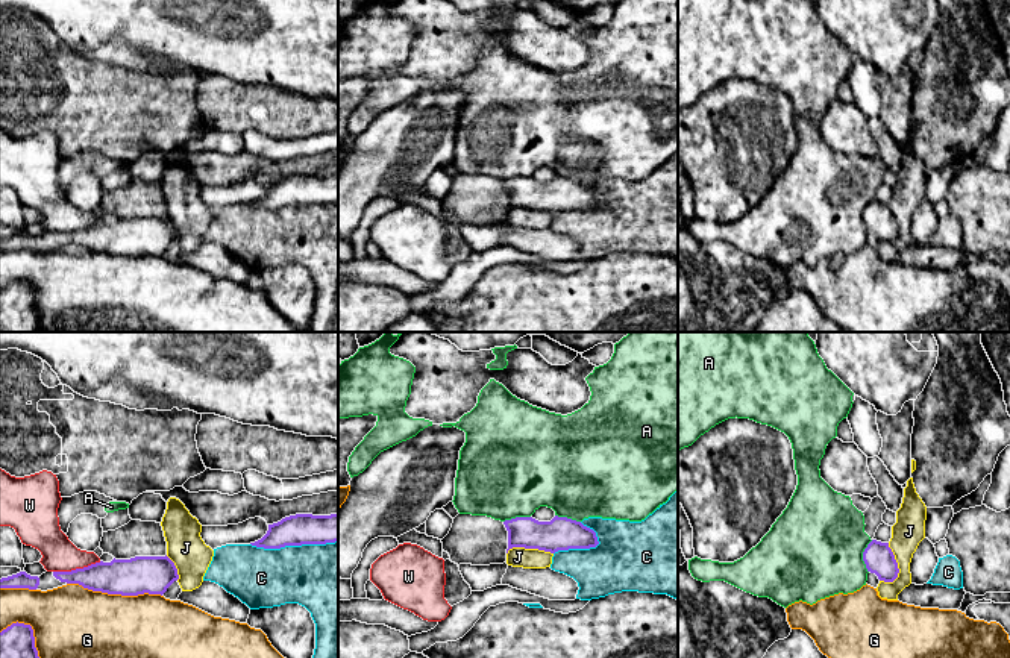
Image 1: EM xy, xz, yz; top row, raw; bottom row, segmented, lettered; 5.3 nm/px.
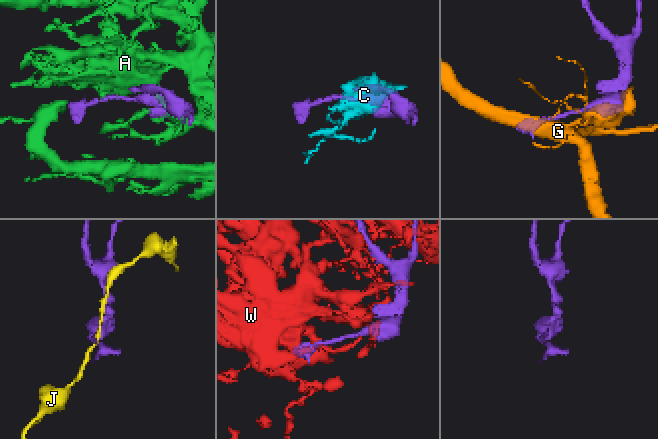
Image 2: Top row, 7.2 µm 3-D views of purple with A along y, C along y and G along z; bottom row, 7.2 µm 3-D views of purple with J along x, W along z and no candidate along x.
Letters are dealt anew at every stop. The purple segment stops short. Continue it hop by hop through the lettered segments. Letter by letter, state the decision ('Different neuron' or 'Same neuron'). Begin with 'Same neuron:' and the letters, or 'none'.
Same neuron: none
A: Different neuron
C: Different neuron
G: Different neuron
J: Different neuron
W: Different neuron

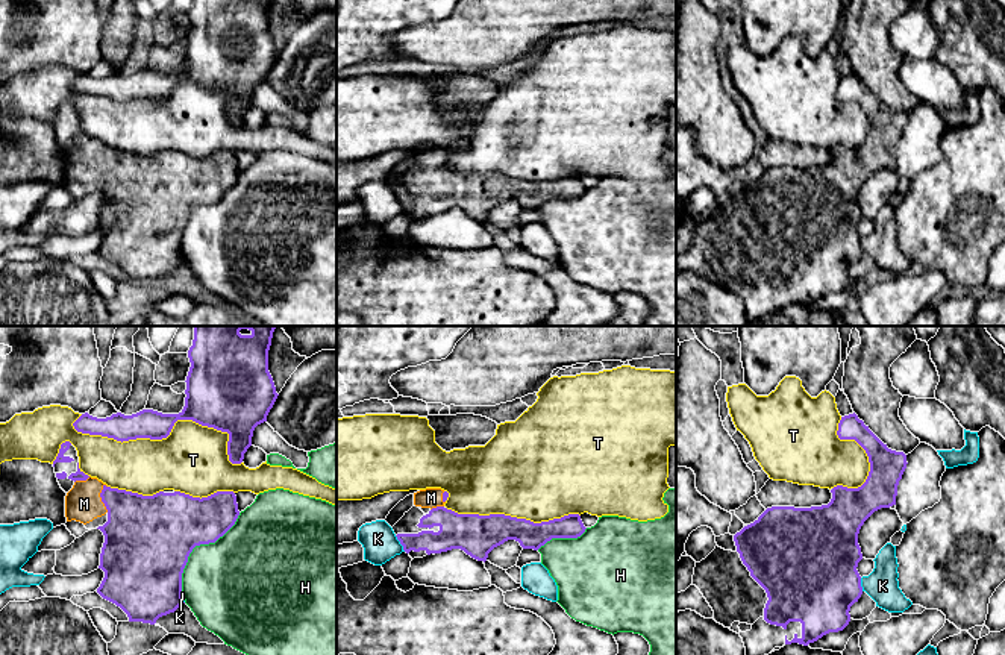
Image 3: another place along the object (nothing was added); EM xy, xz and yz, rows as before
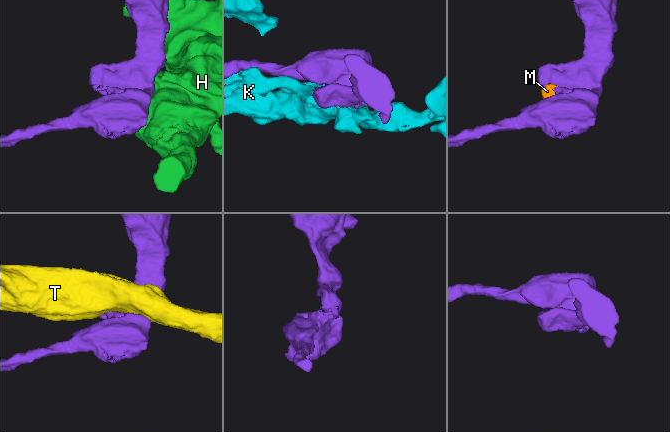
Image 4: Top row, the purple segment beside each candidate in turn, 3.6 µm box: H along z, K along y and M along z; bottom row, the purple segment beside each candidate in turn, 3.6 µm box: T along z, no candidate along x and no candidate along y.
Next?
Same neuron: M
H: Different neuron
K: Different neuron
M: Same neuron
T: Different neuron

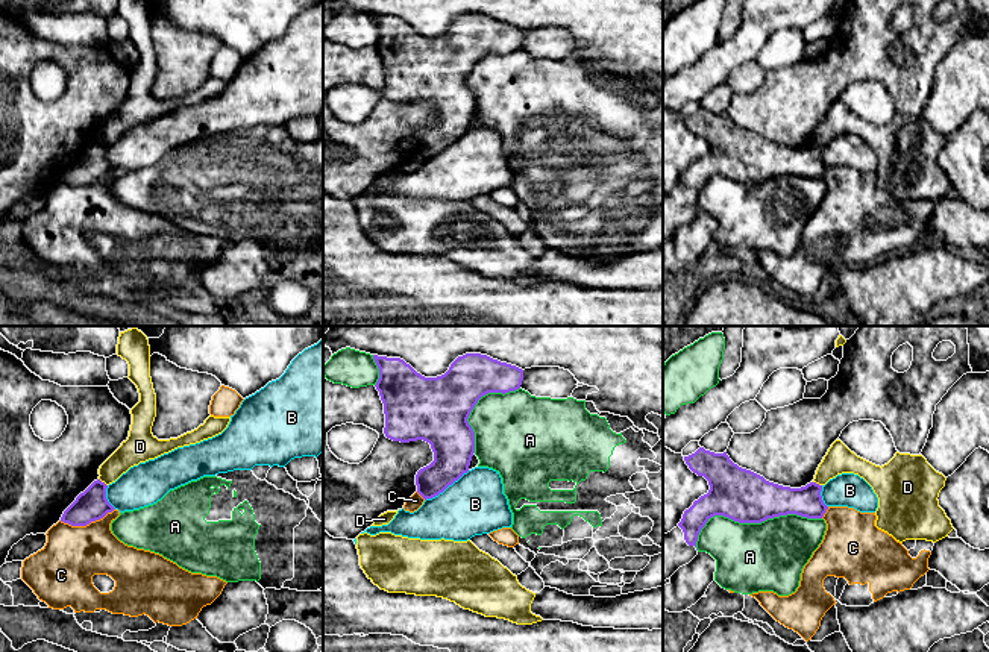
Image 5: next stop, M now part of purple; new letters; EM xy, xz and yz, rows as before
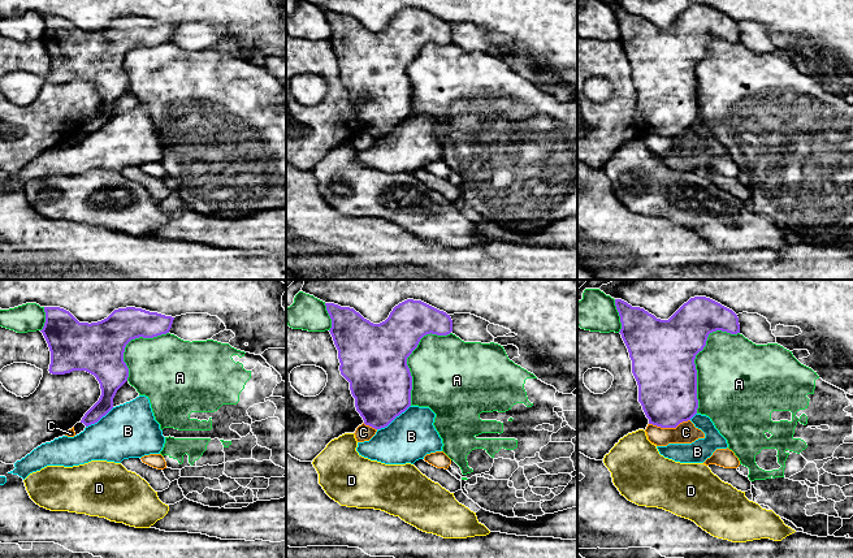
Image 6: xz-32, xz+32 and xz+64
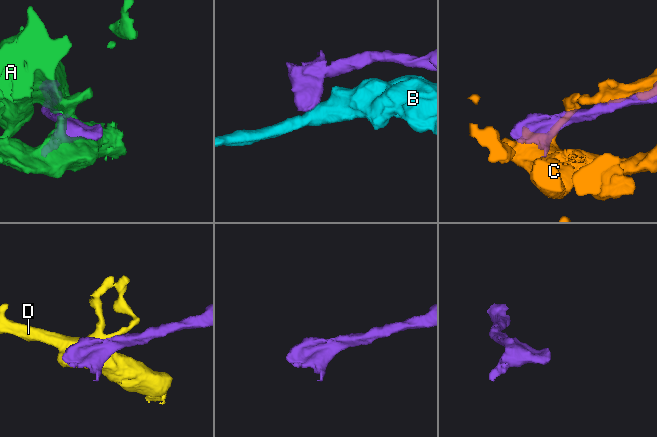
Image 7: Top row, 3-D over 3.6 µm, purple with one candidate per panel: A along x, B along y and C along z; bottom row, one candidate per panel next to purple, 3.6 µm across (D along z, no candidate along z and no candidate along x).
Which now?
Same neuron: none
A: Different neuron
B: Different neuron
C: Different neuron
D: Different neuron

